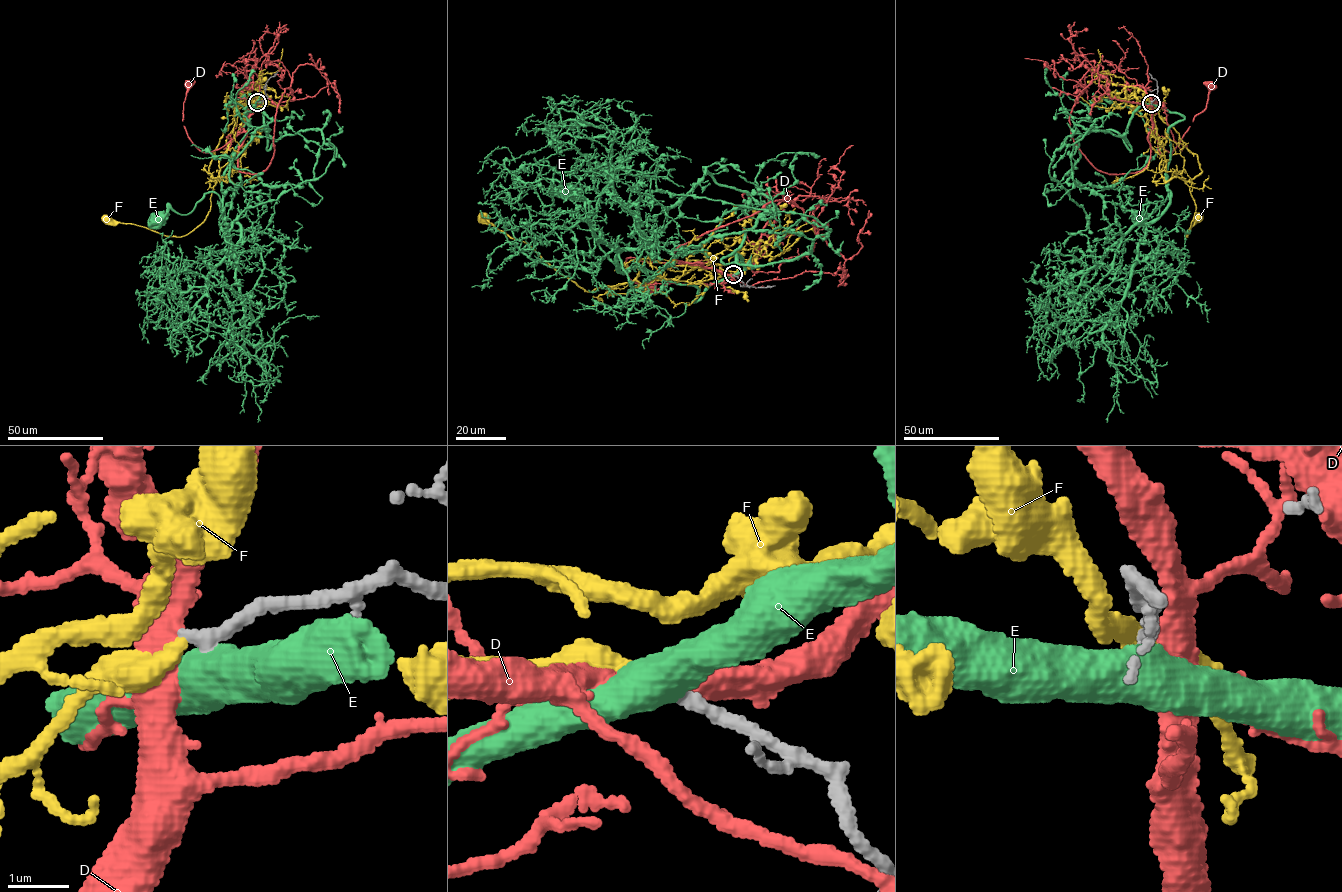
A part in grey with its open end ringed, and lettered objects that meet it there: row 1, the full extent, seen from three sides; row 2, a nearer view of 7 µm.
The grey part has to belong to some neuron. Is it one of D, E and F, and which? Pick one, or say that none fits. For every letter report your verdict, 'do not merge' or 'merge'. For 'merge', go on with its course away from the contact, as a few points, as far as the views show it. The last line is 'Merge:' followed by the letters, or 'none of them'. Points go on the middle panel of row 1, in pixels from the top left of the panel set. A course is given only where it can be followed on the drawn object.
D: do not merge
E: do not merge
F: merge; course (734, 274), (646, 257), (629, 282), (586, 292), (527, 243), (481, 218)
Merge: F

